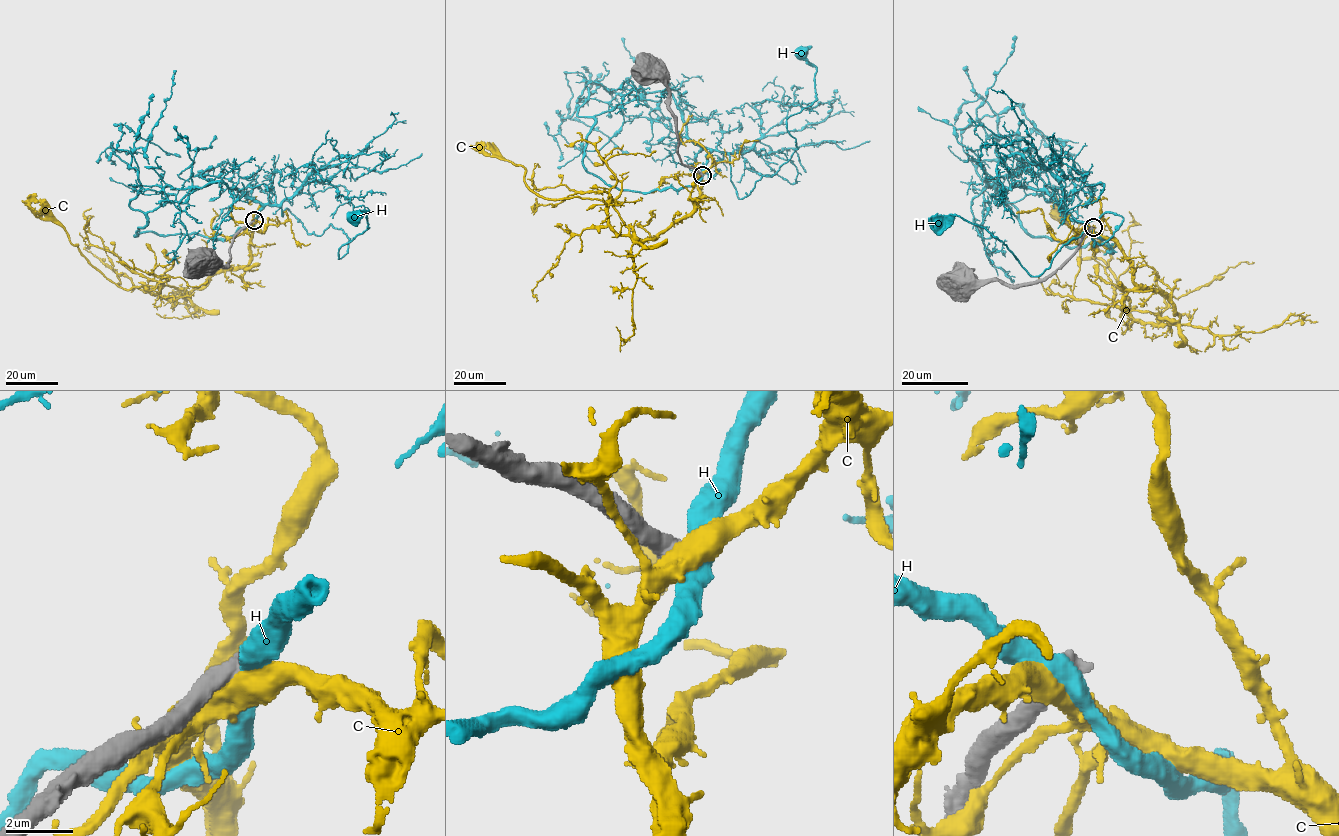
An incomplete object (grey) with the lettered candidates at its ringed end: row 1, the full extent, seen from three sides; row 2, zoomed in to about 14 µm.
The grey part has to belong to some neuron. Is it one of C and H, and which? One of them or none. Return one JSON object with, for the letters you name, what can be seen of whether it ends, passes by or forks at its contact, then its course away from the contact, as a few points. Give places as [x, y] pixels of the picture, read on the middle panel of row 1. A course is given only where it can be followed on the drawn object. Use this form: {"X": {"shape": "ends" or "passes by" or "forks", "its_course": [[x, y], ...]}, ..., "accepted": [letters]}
{"accepted": []}

